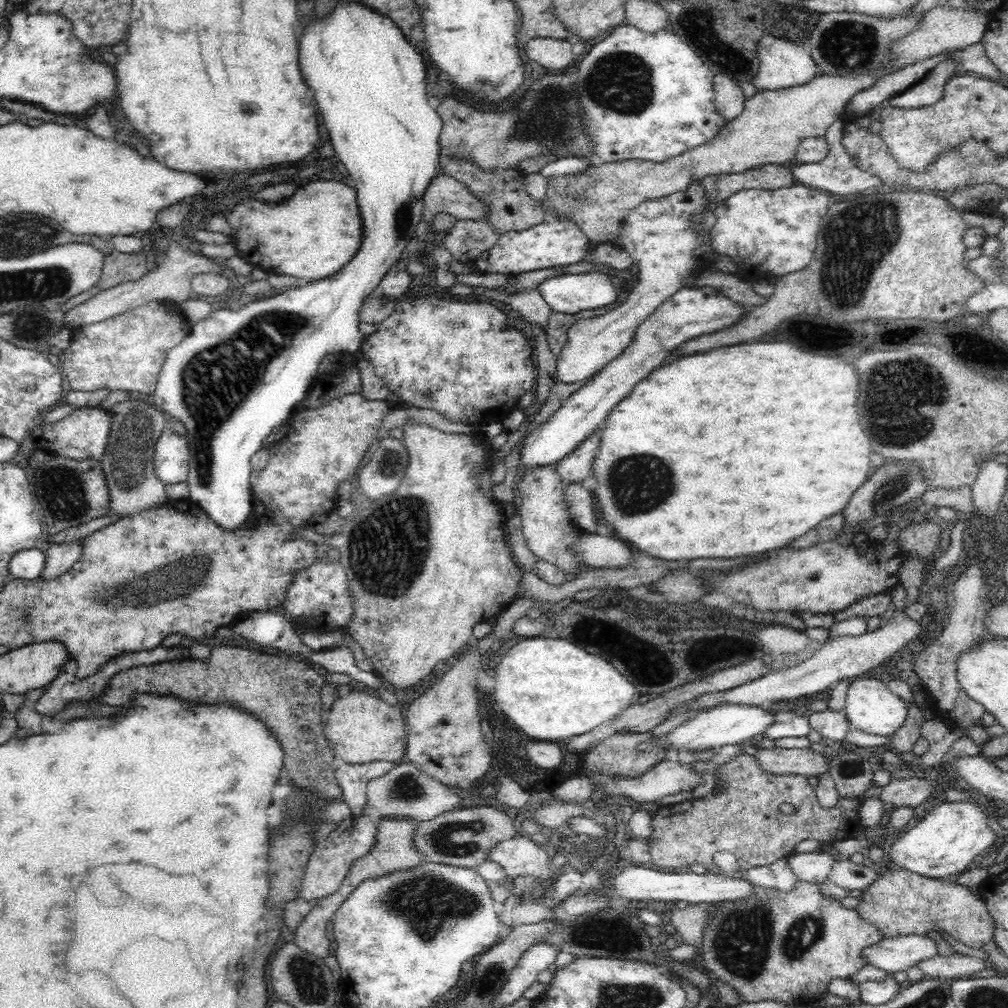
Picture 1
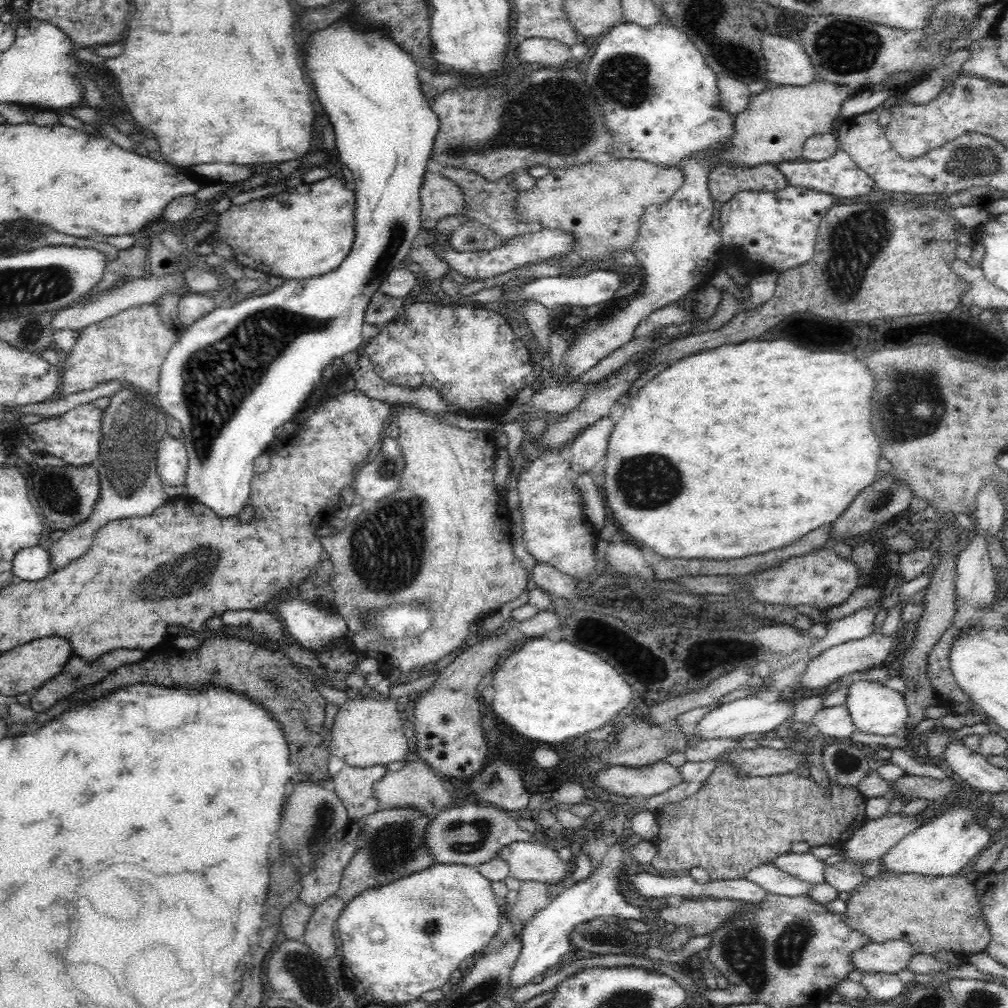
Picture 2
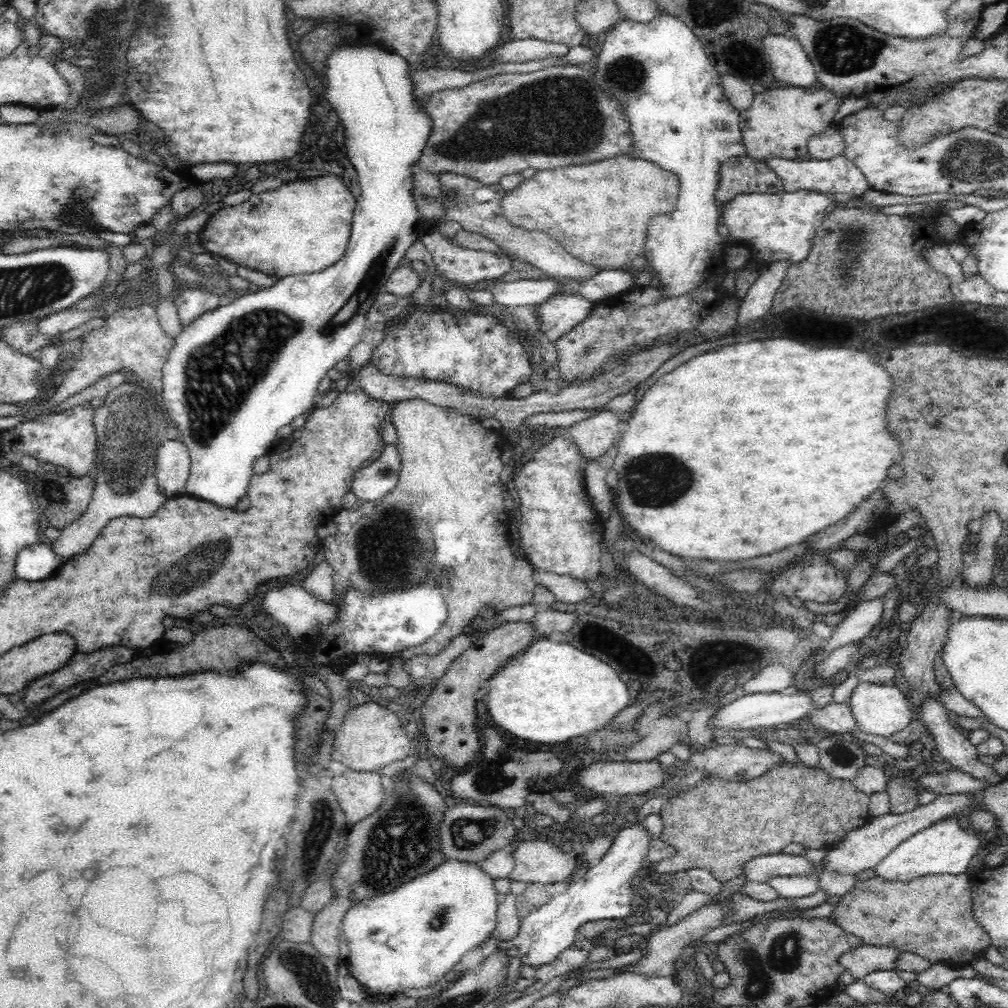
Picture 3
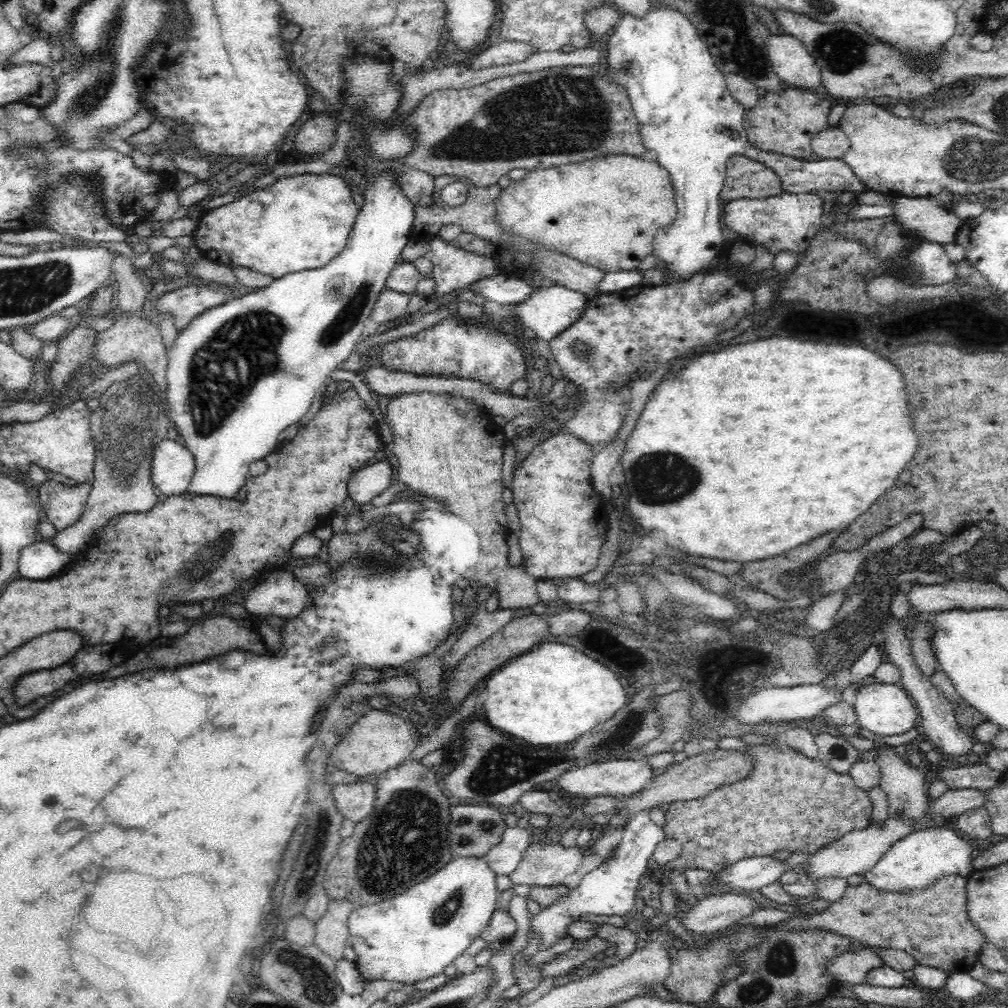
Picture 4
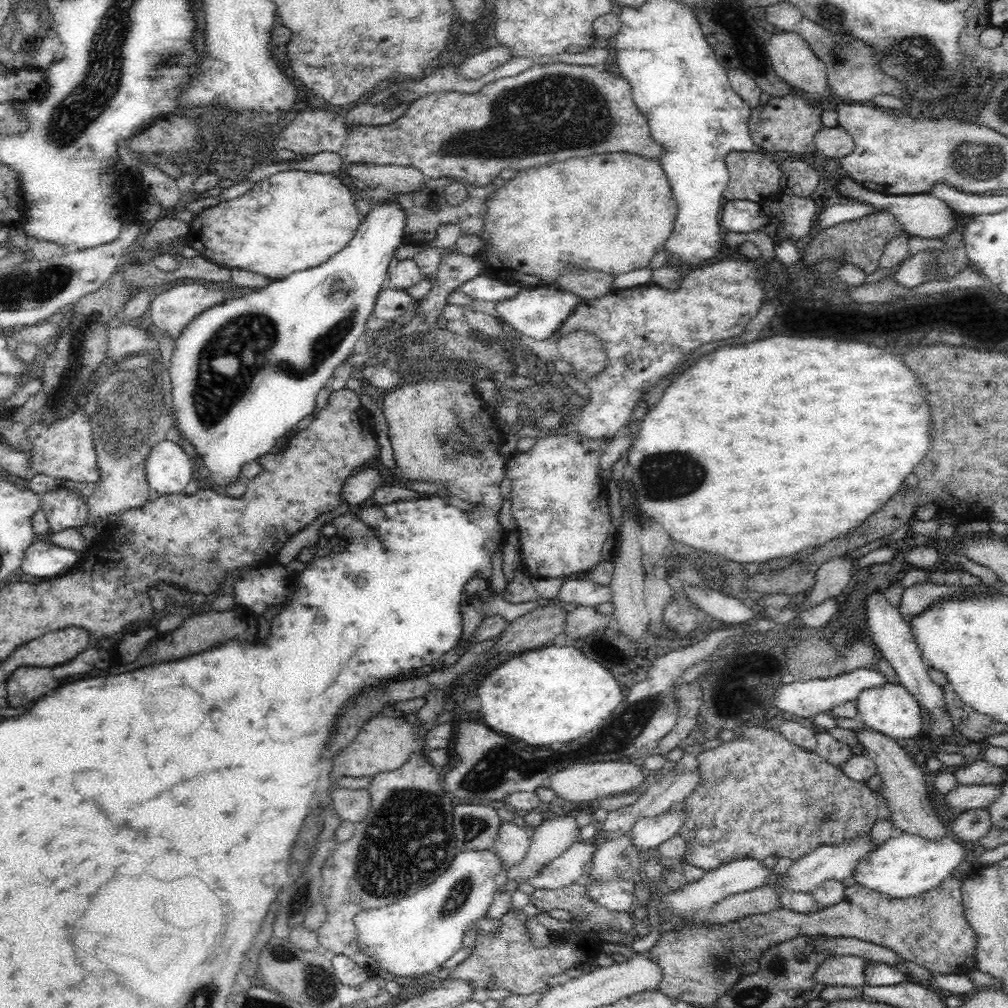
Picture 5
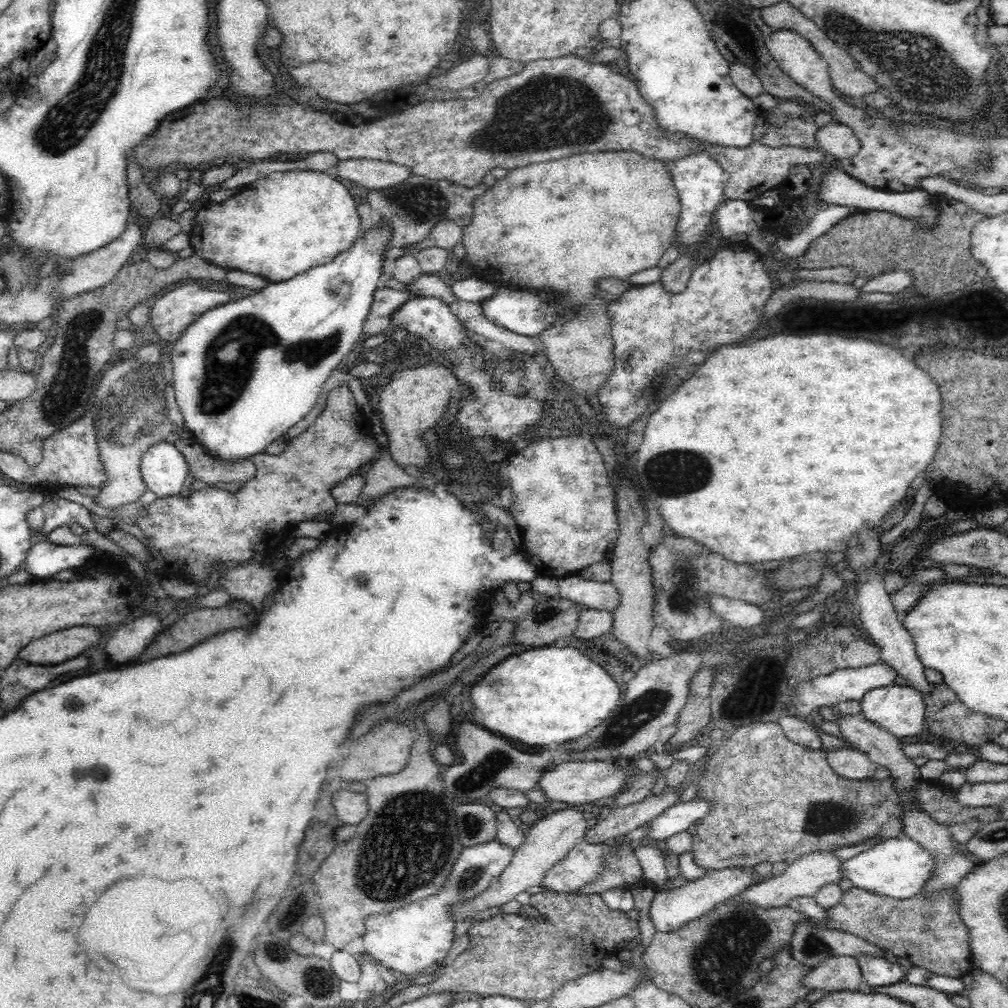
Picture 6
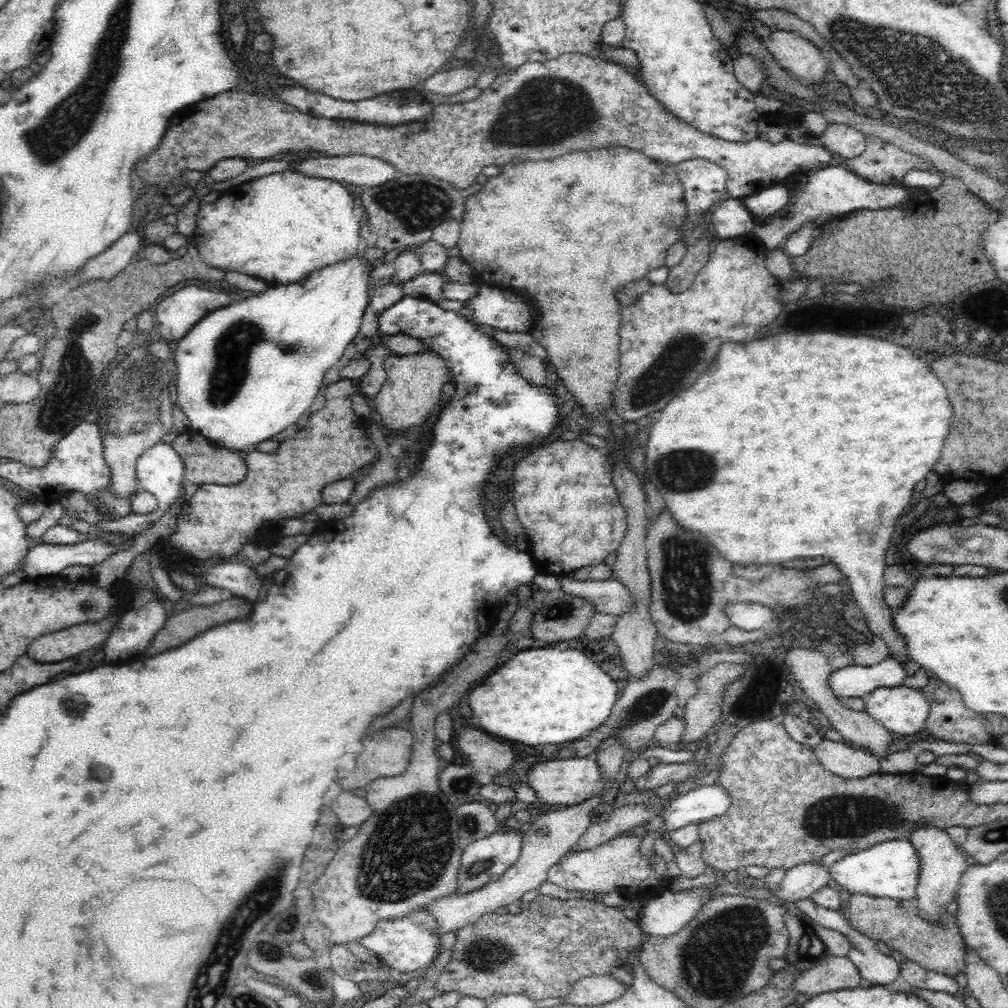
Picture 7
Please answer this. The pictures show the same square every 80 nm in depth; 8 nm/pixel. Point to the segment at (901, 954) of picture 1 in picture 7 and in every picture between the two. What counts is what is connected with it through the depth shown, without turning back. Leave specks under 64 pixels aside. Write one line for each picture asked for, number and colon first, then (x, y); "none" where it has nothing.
2: (890, 957)
3: (864, 960)
4: (852, 967)
5: (843, 970)
6: (838, 973)
7: (837, 973)

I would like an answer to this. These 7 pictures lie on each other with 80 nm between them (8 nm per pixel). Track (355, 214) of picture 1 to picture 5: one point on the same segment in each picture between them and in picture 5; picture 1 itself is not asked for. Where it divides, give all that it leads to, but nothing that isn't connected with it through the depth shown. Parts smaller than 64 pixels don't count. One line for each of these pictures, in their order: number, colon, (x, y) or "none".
2: (290, 242)
3: (302, 227)
4: (305, 221)
5: (294, 220)

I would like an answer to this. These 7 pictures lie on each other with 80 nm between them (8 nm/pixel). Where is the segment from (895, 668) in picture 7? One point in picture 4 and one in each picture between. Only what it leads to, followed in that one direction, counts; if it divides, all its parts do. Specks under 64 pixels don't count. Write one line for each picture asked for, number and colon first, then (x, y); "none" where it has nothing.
4: (807, 701)
5: (805, 698)
6: (845, 684)

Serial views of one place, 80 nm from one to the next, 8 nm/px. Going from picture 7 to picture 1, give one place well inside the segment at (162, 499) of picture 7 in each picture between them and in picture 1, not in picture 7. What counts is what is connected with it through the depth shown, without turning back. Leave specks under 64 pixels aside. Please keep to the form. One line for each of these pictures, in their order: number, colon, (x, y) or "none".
1: (171, 457)
2: (172, 460)
3: (173, 463)
4: (172, 467)
5: (169, 469)
6: (164, 469)

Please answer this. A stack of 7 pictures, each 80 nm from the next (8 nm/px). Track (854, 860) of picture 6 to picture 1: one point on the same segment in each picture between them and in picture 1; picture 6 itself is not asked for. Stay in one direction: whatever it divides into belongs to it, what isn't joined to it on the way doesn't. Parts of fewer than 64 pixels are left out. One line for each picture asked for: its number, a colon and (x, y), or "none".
1: (946, 841)
2: (941, 847)
3: (945, 848)
4: (918, 860)
5: (904, 866)

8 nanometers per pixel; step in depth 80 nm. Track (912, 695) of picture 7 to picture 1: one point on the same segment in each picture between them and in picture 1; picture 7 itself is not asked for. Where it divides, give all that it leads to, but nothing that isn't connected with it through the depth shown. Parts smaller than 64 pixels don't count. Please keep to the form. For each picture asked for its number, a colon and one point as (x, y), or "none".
1: (870, 706)
2: (876, 709)
3: (883, 710)
4: (886, 710)
5: (891, 710)
6: (900, 710)

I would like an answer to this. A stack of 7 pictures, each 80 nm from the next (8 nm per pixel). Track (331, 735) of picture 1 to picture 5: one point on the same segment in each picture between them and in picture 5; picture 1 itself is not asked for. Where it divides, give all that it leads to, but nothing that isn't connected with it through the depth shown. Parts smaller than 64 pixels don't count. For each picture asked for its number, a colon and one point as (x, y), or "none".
2: (367, 733)
3: (372, 736)
4: (379, 741)
5: (384, 743)

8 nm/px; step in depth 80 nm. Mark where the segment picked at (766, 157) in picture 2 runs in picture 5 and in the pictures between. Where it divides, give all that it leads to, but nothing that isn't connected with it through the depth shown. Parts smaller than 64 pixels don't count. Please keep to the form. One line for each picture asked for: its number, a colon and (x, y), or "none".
3: (780, 121)
4: (784, 123)
5: (789, 123)

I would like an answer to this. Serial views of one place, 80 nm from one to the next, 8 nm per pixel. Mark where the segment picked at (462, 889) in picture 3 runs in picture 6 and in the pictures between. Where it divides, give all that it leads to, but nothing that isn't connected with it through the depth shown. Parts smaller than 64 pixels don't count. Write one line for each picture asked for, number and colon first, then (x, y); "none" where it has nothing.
4: (413, 936)
5: (417, 934)
6: (407, 941)

